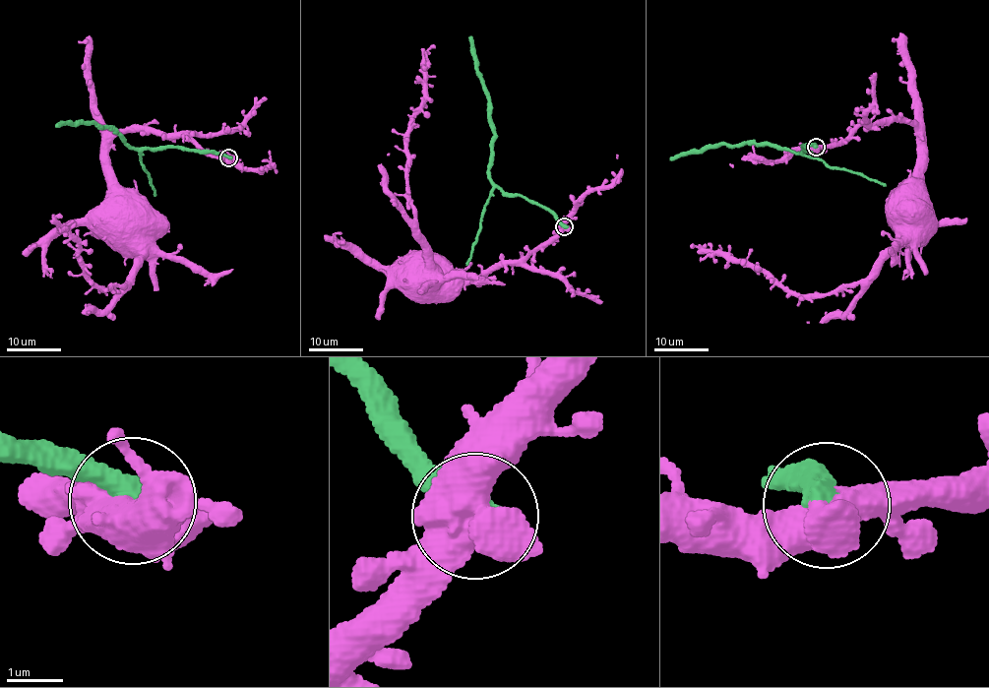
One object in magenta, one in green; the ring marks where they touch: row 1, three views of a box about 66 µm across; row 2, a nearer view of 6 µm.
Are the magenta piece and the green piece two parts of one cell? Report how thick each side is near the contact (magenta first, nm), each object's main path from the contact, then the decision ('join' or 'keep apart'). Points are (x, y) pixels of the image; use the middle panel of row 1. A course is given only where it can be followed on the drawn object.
550/500 nm | magenta via (565, 226), (528, 251), (523, 261), (495, 266), (479, 276), (440, 288), (409, 284), (414, 299), (426, 284) | green via (565, 226), (552, 213), (523, 197), (505, 195), (493, 182), (490, 98), (468, 36) | keep apart

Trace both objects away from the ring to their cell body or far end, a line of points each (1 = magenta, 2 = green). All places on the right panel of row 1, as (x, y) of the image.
1: (815, 147), (847, 140), (863, 124), (910, 123), (920, 144), (924, 213), (936, 227), (917, 241)
2: (815, 147), (805, 146), (807, 150), (799, 152), (773, 145), (721, 144), (671, 160)

